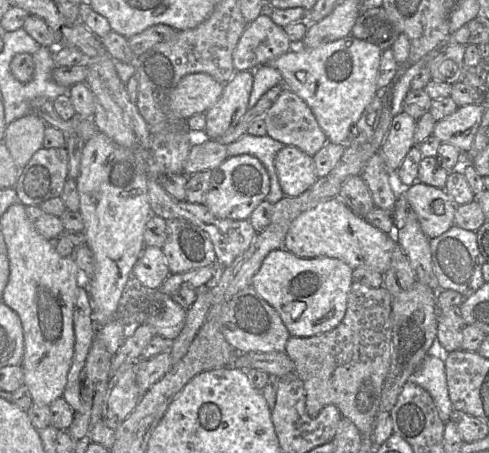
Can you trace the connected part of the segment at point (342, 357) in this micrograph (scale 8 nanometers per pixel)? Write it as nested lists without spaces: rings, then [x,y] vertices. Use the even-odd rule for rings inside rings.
[[[353,282],[348,293],[344,318],[334,329],[311,337],[290,336],[285,352],[295,363],[296,374],[303,381],[306,393],[306,412],[316,417],[326,405],[335,405],[343,417],[351,420],[361,435],[373,437],[373,428],[379,414],[381,392],[389,370],[392,350],[391,323],[392,296],[384,287],[370,288]]]

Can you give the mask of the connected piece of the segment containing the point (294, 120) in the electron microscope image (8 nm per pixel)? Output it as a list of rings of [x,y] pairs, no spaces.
[[[283,87],[263,119],[267,135],[314,156],[328,141],[308,104]]]

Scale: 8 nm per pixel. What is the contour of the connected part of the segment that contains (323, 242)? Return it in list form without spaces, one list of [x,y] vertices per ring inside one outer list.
[[[339,197],[320,202],[300,214],[292,222],[285,238],[285,248],[298,257],[336,258],[353,270],[364,267],[383,275],[390,267],[396,245],[399,244],[393,237],[356,215]]]

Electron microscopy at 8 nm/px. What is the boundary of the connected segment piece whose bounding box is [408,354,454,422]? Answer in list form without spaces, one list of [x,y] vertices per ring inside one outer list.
[[[427,354],[408,381],[419,385],[431,395],[443,422],[450,420],[454,409],[448,392],[445,360]]]

